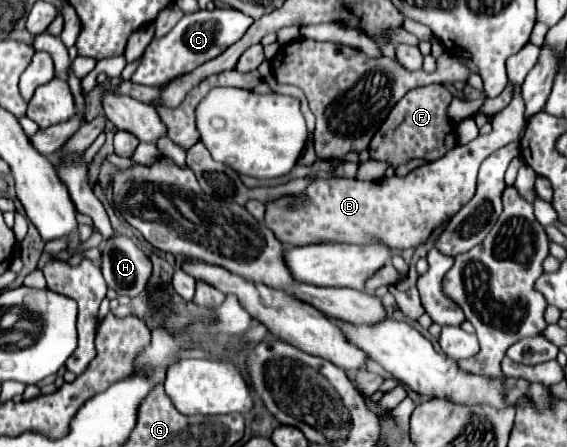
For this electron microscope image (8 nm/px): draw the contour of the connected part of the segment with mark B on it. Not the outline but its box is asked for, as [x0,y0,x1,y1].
[266,85,526,249]

